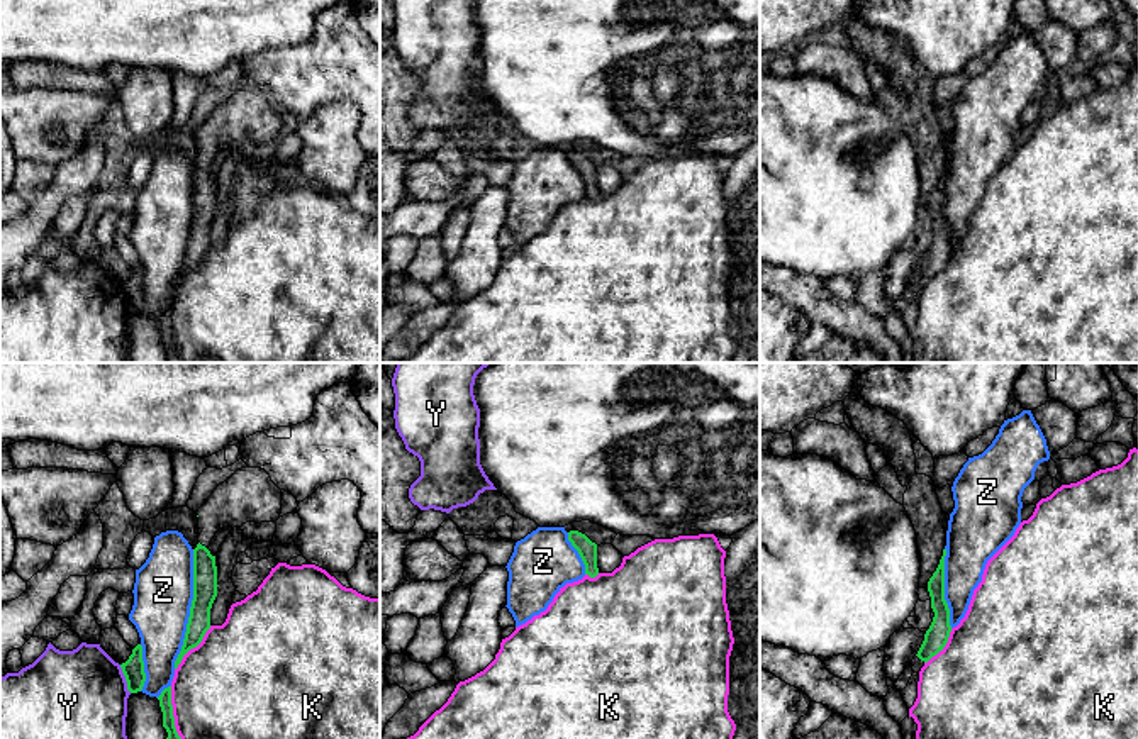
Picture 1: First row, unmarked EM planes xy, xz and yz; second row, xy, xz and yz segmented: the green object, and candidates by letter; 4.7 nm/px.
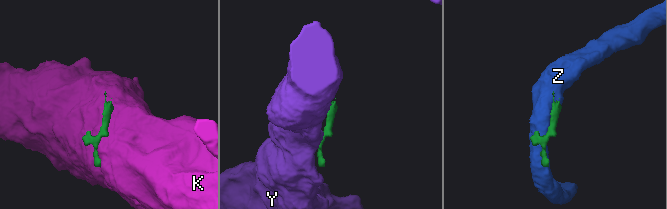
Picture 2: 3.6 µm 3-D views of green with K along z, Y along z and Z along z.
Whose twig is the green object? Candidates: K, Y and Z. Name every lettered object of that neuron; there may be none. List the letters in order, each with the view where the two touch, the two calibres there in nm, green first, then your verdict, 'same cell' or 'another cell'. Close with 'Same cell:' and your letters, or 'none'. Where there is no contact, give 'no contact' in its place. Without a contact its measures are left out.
K: meets green in xy; 80 nm thick on the green side, 480 nm on the other; another cell
Y: meets green in xy; 100 nm thick on the green side, 460 nm on the other; another cell
Z: meets green in xy; 110 nm thick on the green side, 280 nm on the other; another cell
Same cell: none

